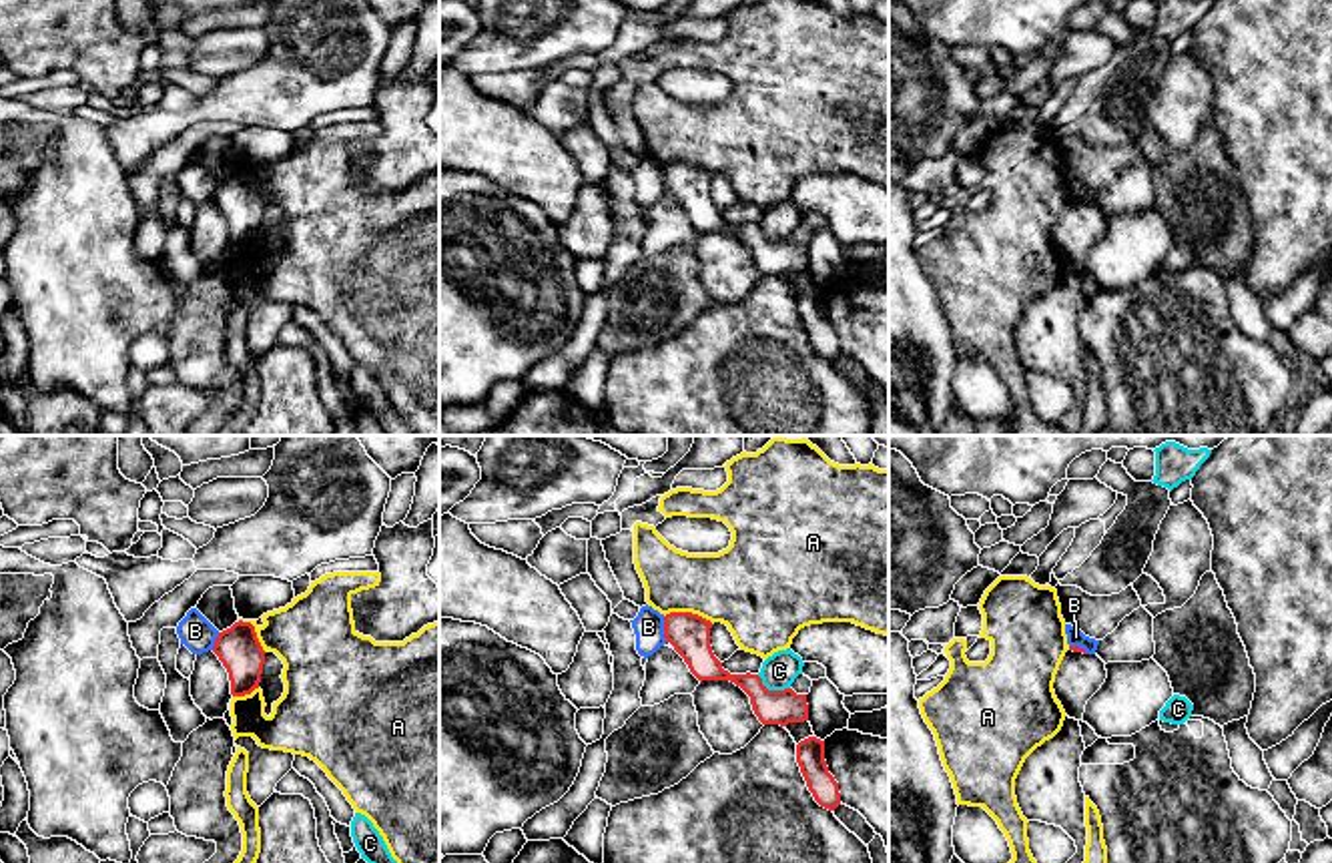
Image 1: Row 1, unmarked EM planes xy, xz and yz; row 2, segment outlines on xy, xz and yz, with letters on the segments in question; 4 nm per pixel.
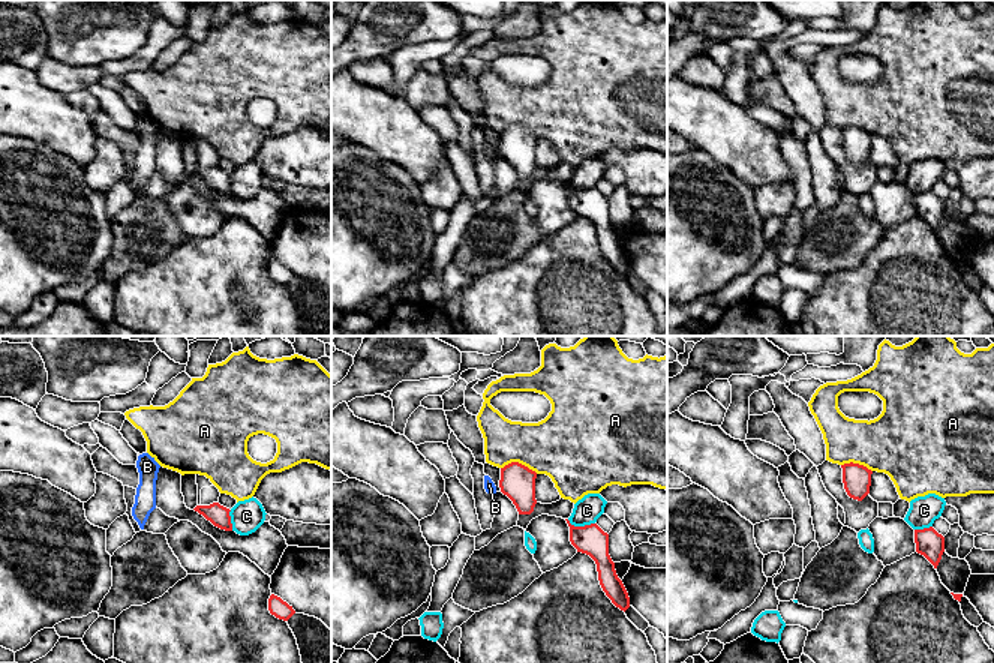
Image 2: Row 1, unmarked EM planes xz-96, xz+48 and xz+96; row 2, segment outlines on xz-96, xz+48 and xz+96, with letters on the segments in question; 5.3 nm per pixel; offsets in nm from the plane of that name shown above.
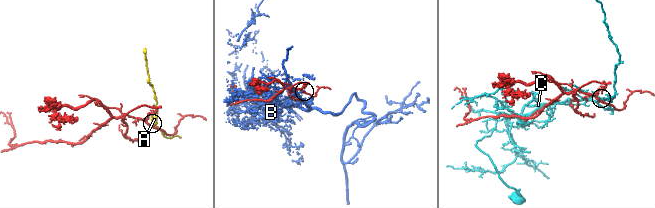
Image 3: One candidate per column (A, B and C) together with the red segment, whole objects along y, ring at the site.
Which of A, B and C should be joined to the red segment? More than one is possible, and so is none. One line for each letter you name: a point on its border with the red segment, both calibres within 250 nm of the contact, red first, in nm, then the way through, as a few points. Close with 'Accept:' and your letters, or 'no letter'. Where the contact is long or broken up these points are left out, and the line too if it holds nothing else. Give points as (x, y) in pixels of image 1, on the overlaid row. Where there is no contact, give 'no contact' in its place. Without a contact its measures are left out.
Accept: no letter

